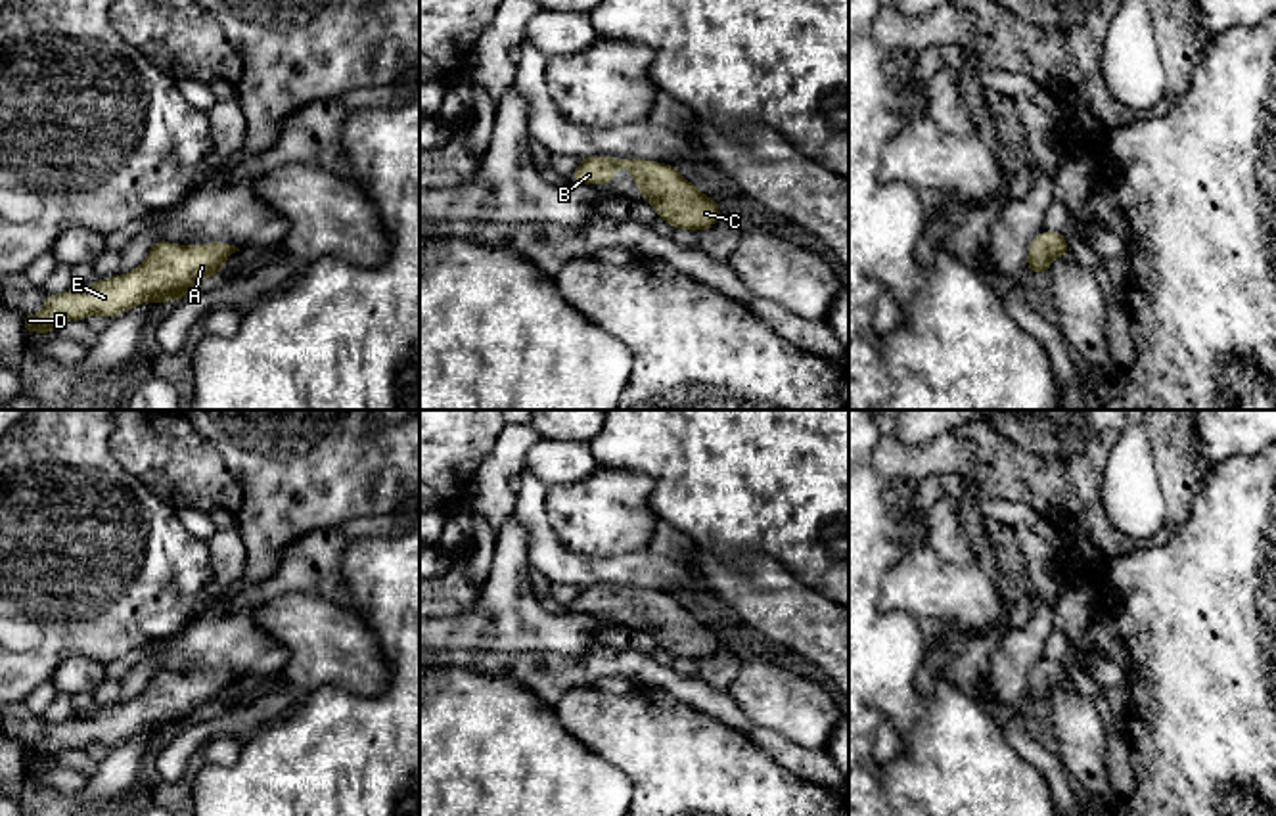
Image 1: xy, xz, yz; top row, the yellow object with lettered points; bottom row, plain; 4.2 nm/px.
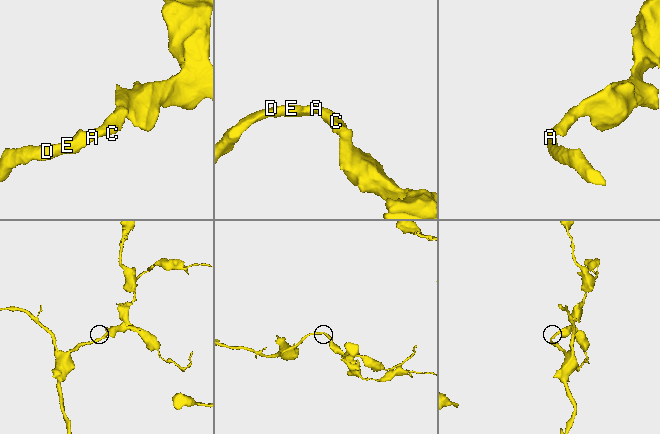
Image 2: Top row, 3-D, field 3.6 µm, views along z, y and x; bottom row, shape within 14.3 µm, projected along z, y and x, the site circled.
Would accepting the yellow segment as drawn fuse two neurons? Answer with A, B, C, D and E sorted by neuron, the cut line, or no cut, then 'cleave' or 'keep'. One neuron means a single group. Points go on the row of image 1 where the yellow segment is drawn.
A B C D E; no cut; keep

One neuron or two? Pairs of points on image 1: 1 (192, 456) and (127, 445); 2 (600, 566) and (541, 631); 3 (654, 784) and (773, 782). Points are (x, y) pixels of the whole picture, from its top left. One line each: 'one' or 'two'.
1: one
2: two
3: one

